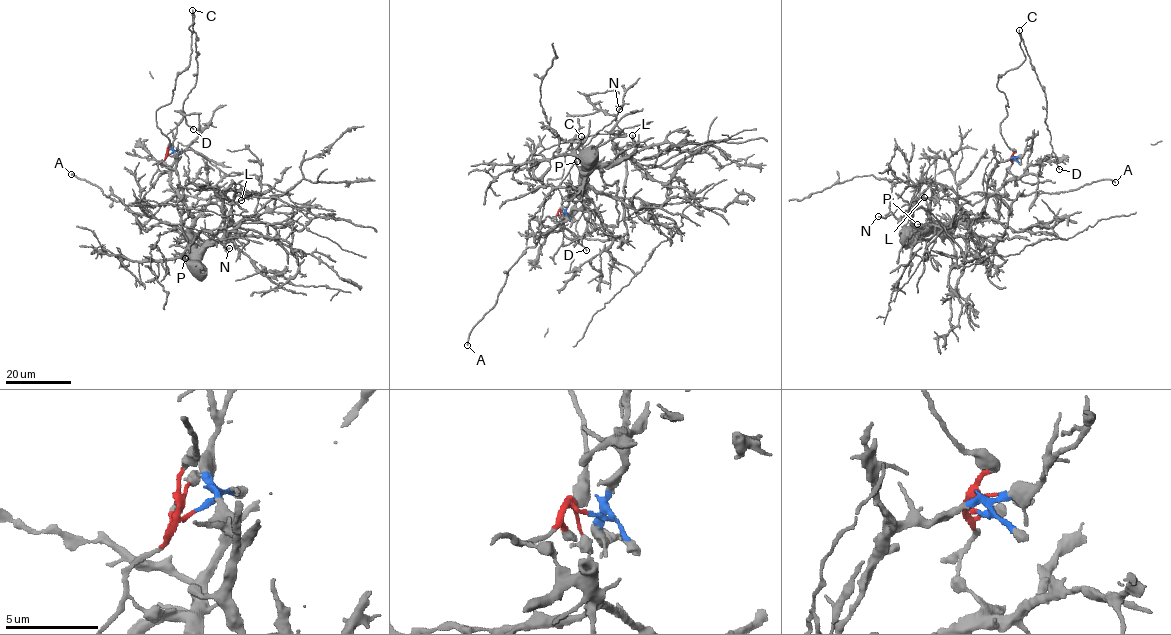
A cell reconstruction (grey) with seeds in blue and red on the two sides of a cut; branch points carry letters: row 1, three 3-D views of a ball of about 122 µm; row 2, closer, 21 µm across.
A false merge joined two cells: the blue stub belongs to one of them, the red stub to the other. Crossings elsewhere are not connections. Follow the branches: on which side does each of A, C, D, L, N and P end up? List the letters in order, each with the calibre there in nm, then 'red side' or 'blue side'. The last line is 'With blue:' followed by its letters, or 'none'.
A: calibre 260 nm; red side
C: calibre 160 nm; red side
D: calibre 180 nm; red side
L: calibre 200 nm; blue side
N: calibre 190 nm; red side
P: calibre 160 nm; blue side
With blue: L, P

